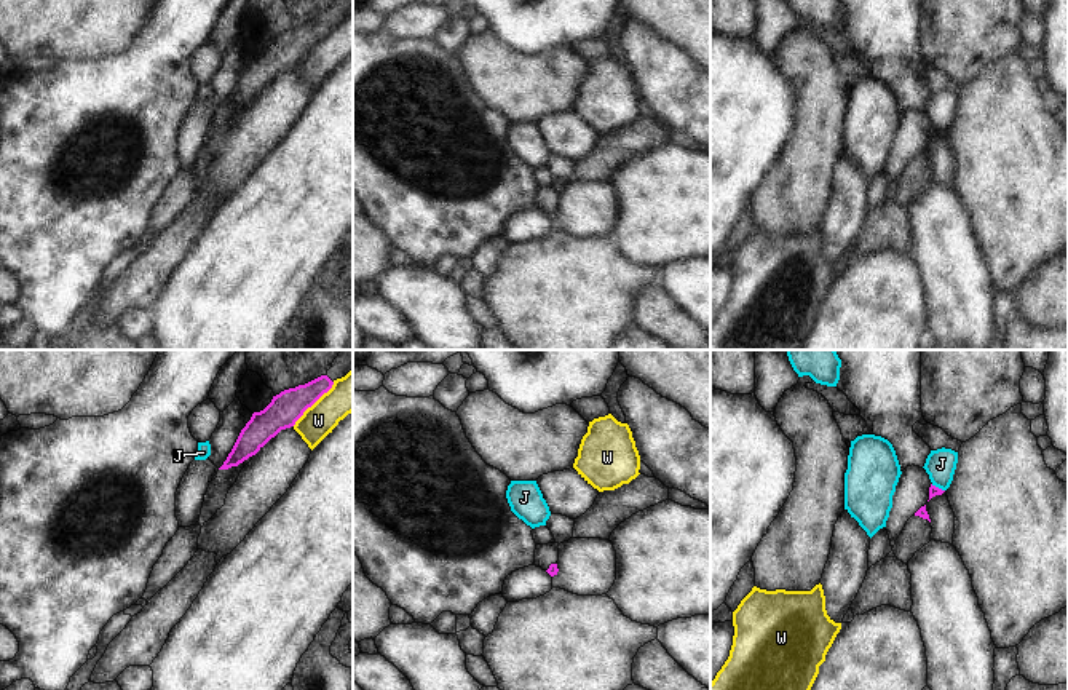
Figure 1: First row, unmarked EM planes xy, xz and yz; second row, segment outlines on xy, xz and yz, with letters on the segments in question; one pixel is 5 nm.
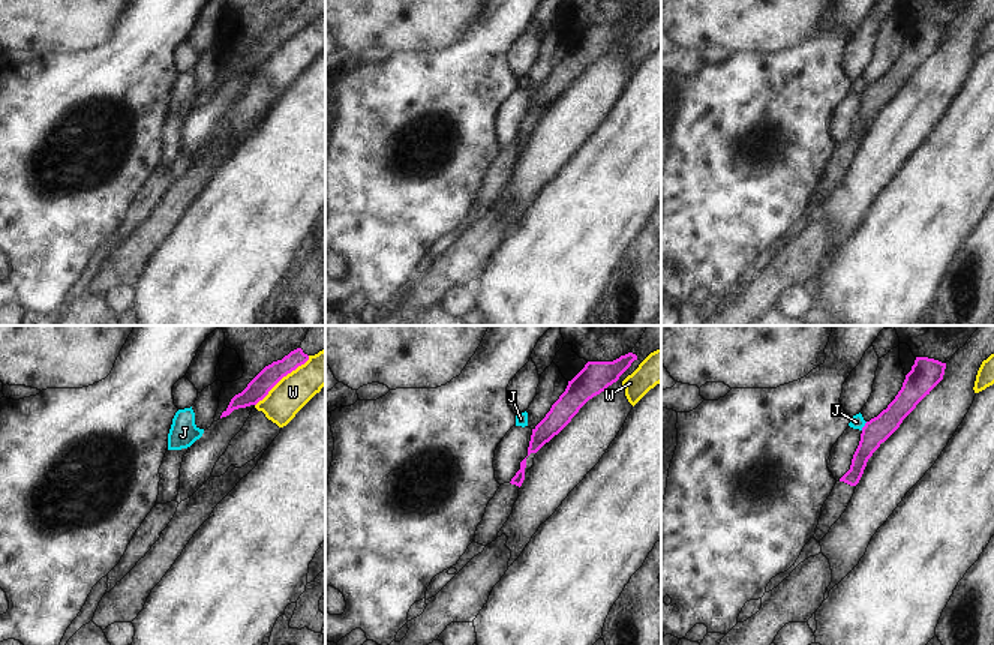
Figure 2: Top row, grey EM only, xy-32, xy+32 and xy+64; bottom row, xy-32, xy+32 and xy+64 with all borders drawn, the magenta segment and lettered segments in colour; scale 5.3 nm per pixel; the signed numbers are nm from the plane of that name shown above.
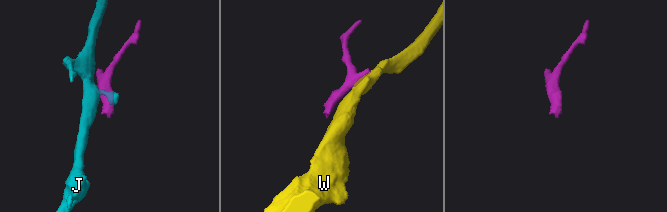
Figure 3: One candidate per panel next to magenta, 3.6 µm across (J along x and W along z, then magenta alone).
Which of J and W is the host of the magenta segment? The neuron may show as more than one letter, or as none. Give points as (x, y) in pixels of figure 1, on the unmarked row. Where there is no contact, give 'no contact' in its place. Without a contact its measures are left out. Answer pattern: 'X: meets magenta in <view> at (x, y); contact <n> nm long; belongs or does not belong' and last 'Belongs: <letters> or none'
J: meets magenta in yz at (937, 130); contact 80 nm long; does not belong
W: meets magenta in xy at (313, 45); contact 300 nm long; does not belong
Belongs: none

